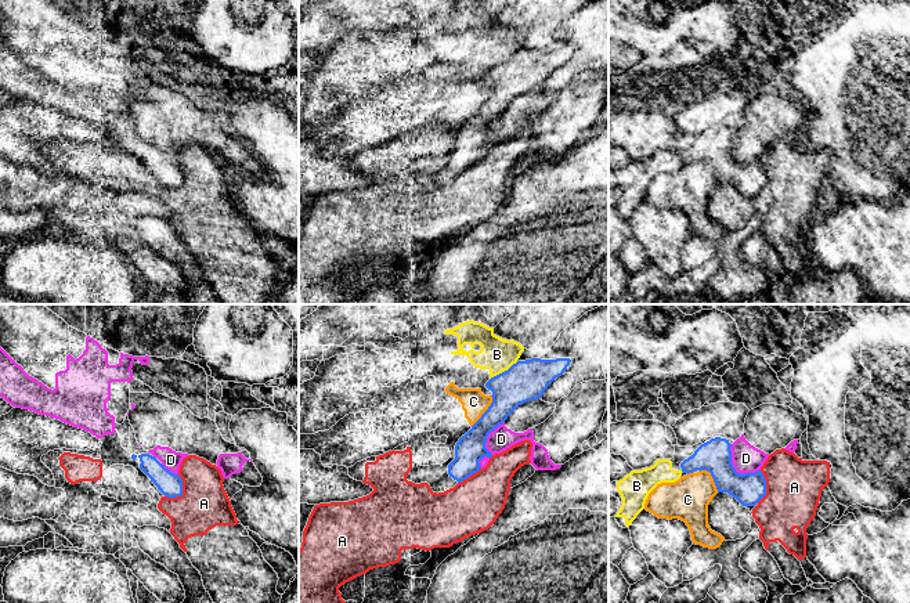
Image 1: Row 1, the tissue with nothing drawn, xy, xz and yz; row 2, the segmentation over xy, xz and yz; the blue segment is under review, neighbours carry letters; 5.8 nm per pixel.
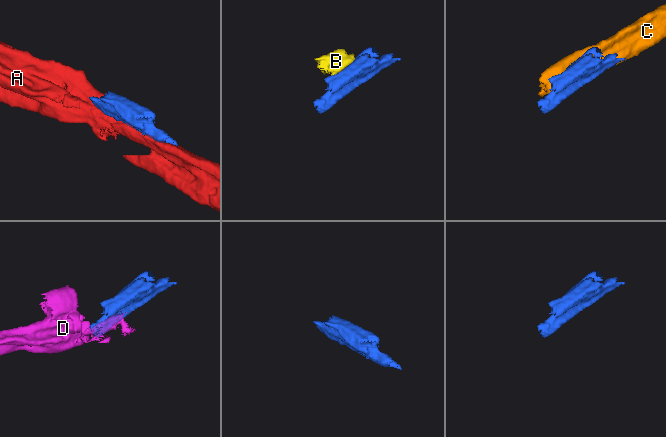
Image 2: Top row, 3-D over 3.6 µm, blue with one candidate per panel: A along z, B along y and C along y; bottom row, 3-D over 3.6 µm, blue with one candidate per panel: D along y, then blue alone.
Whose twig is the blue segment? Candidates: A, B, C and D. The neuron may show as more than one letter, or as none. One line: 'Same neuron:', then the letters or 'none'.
Same neuron: D

